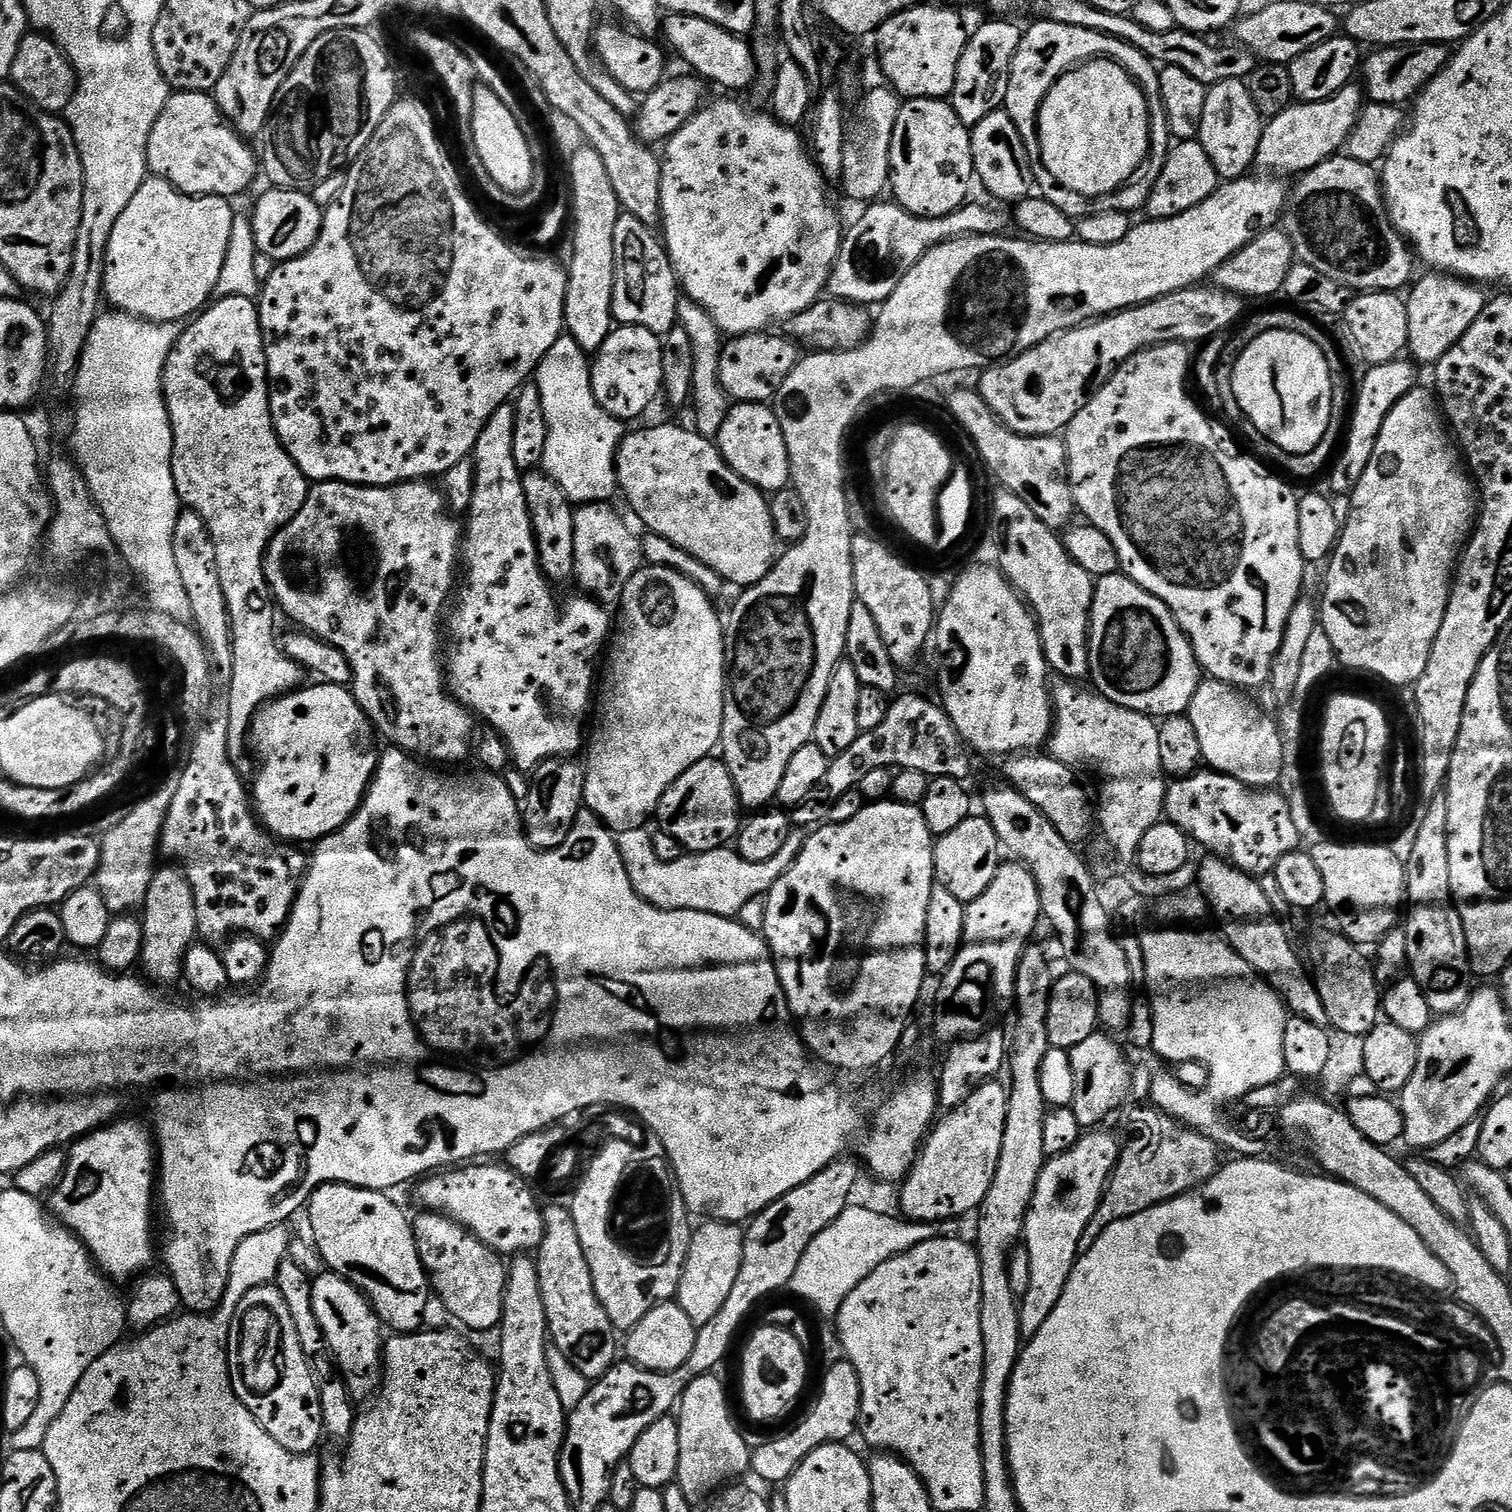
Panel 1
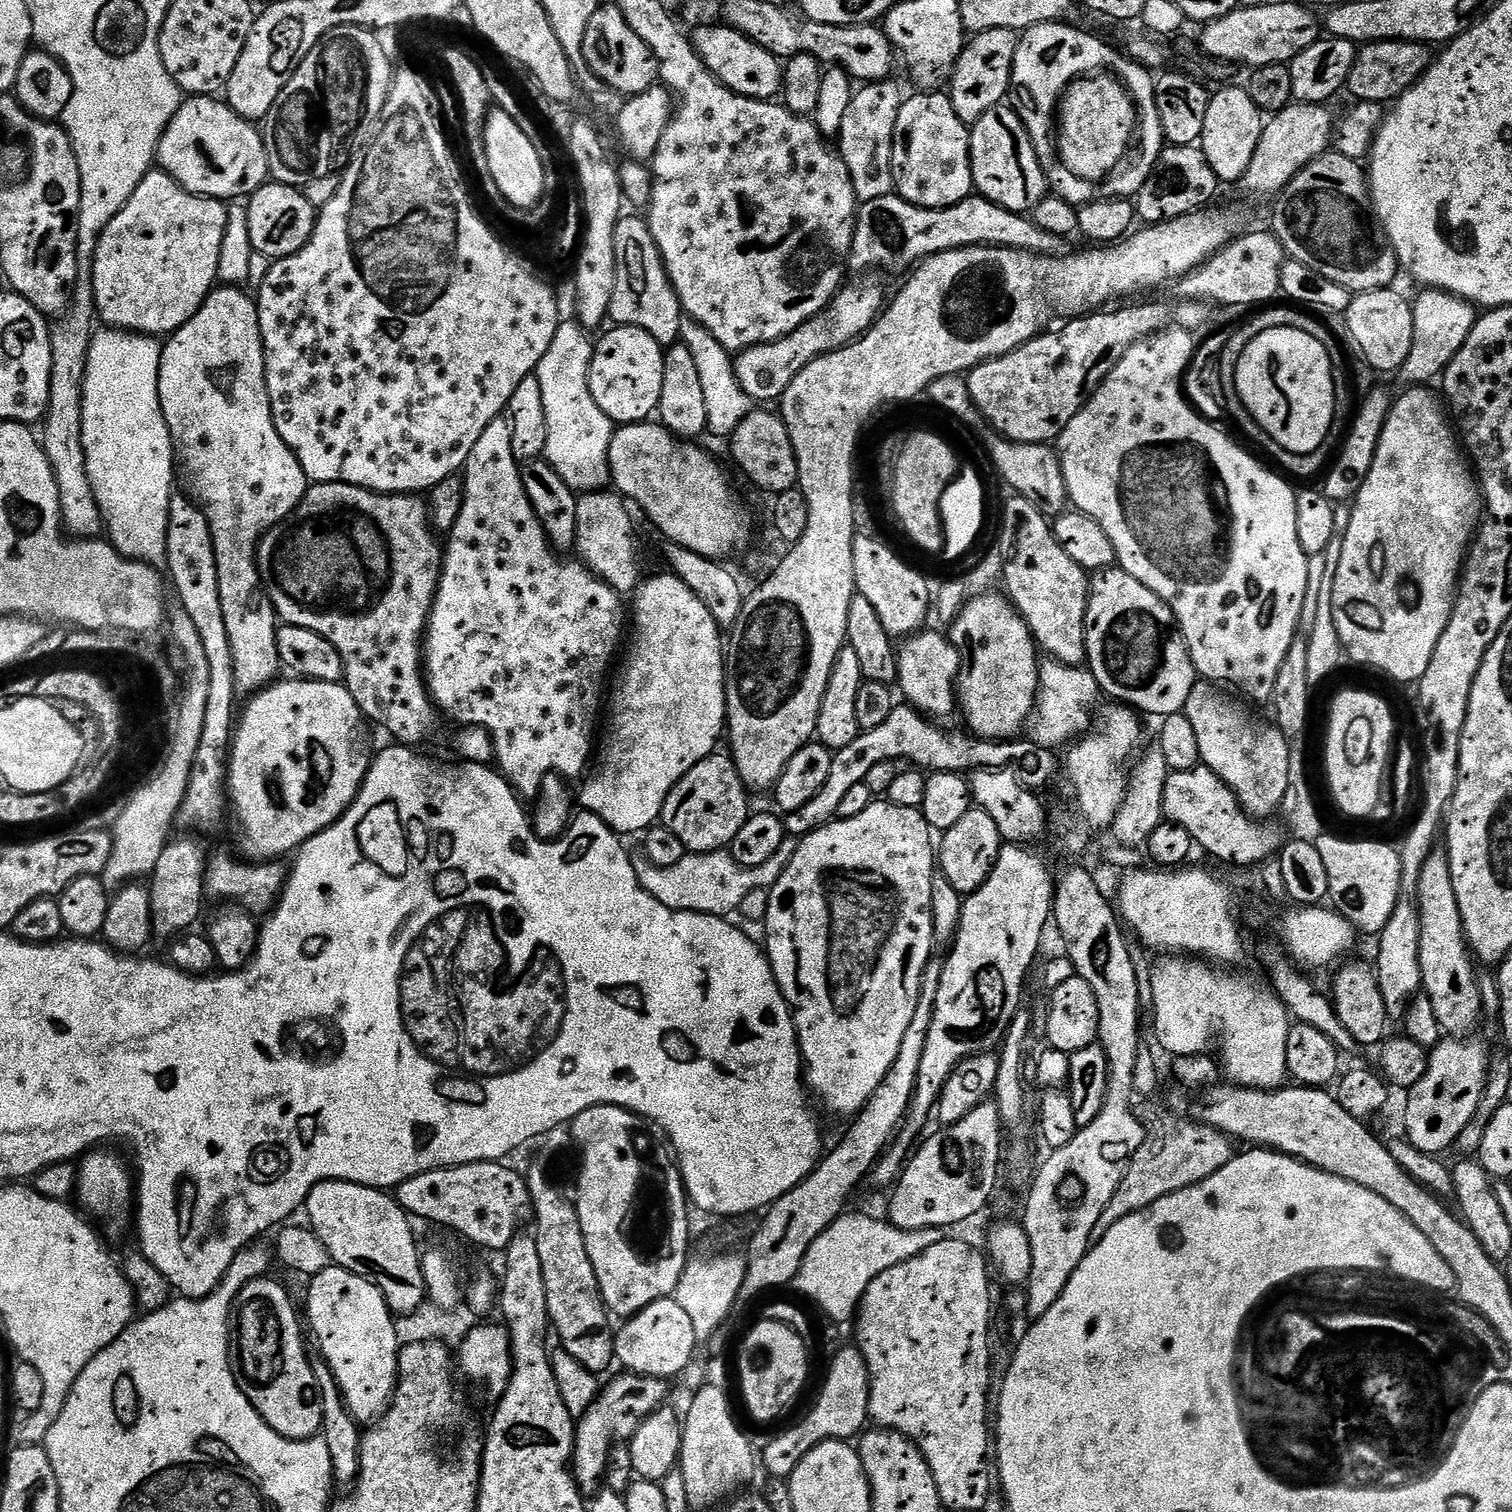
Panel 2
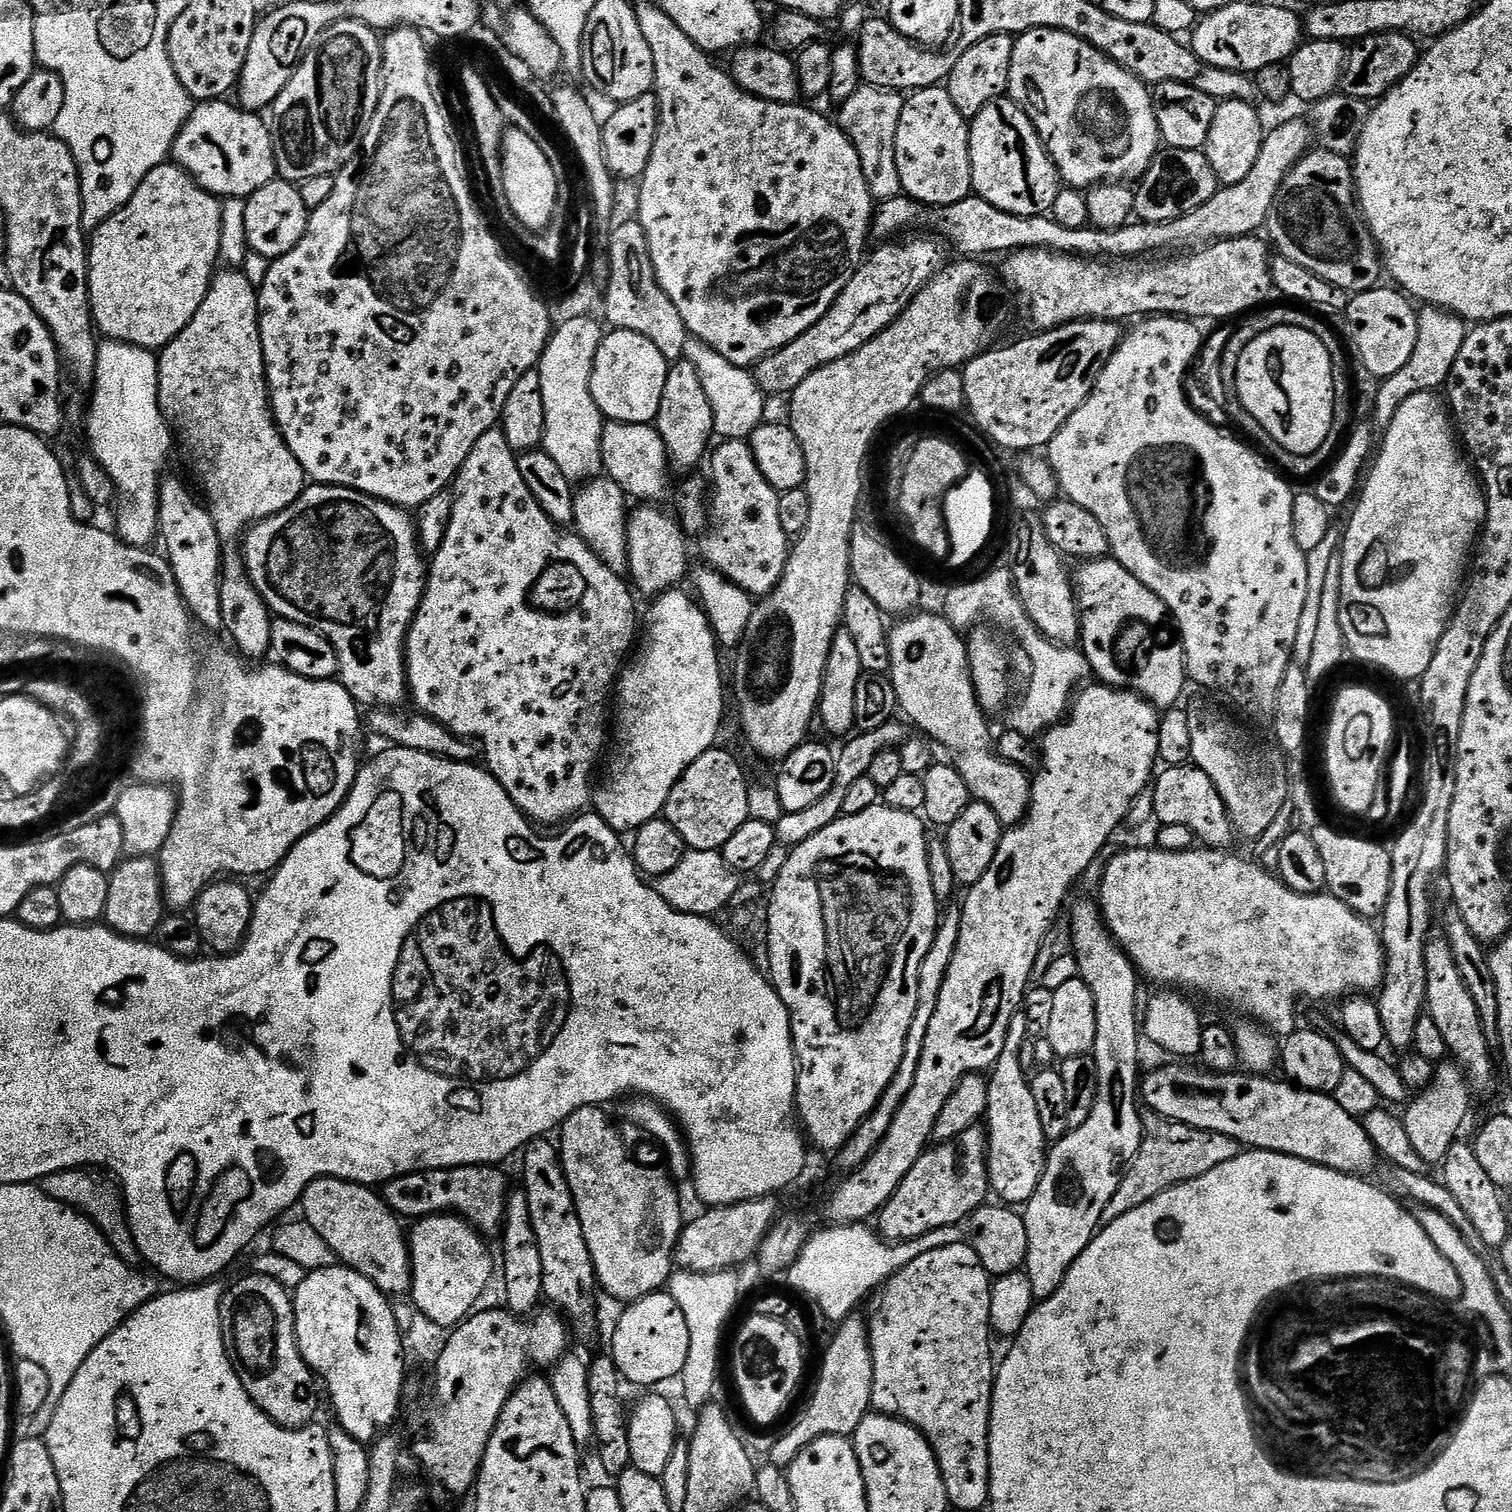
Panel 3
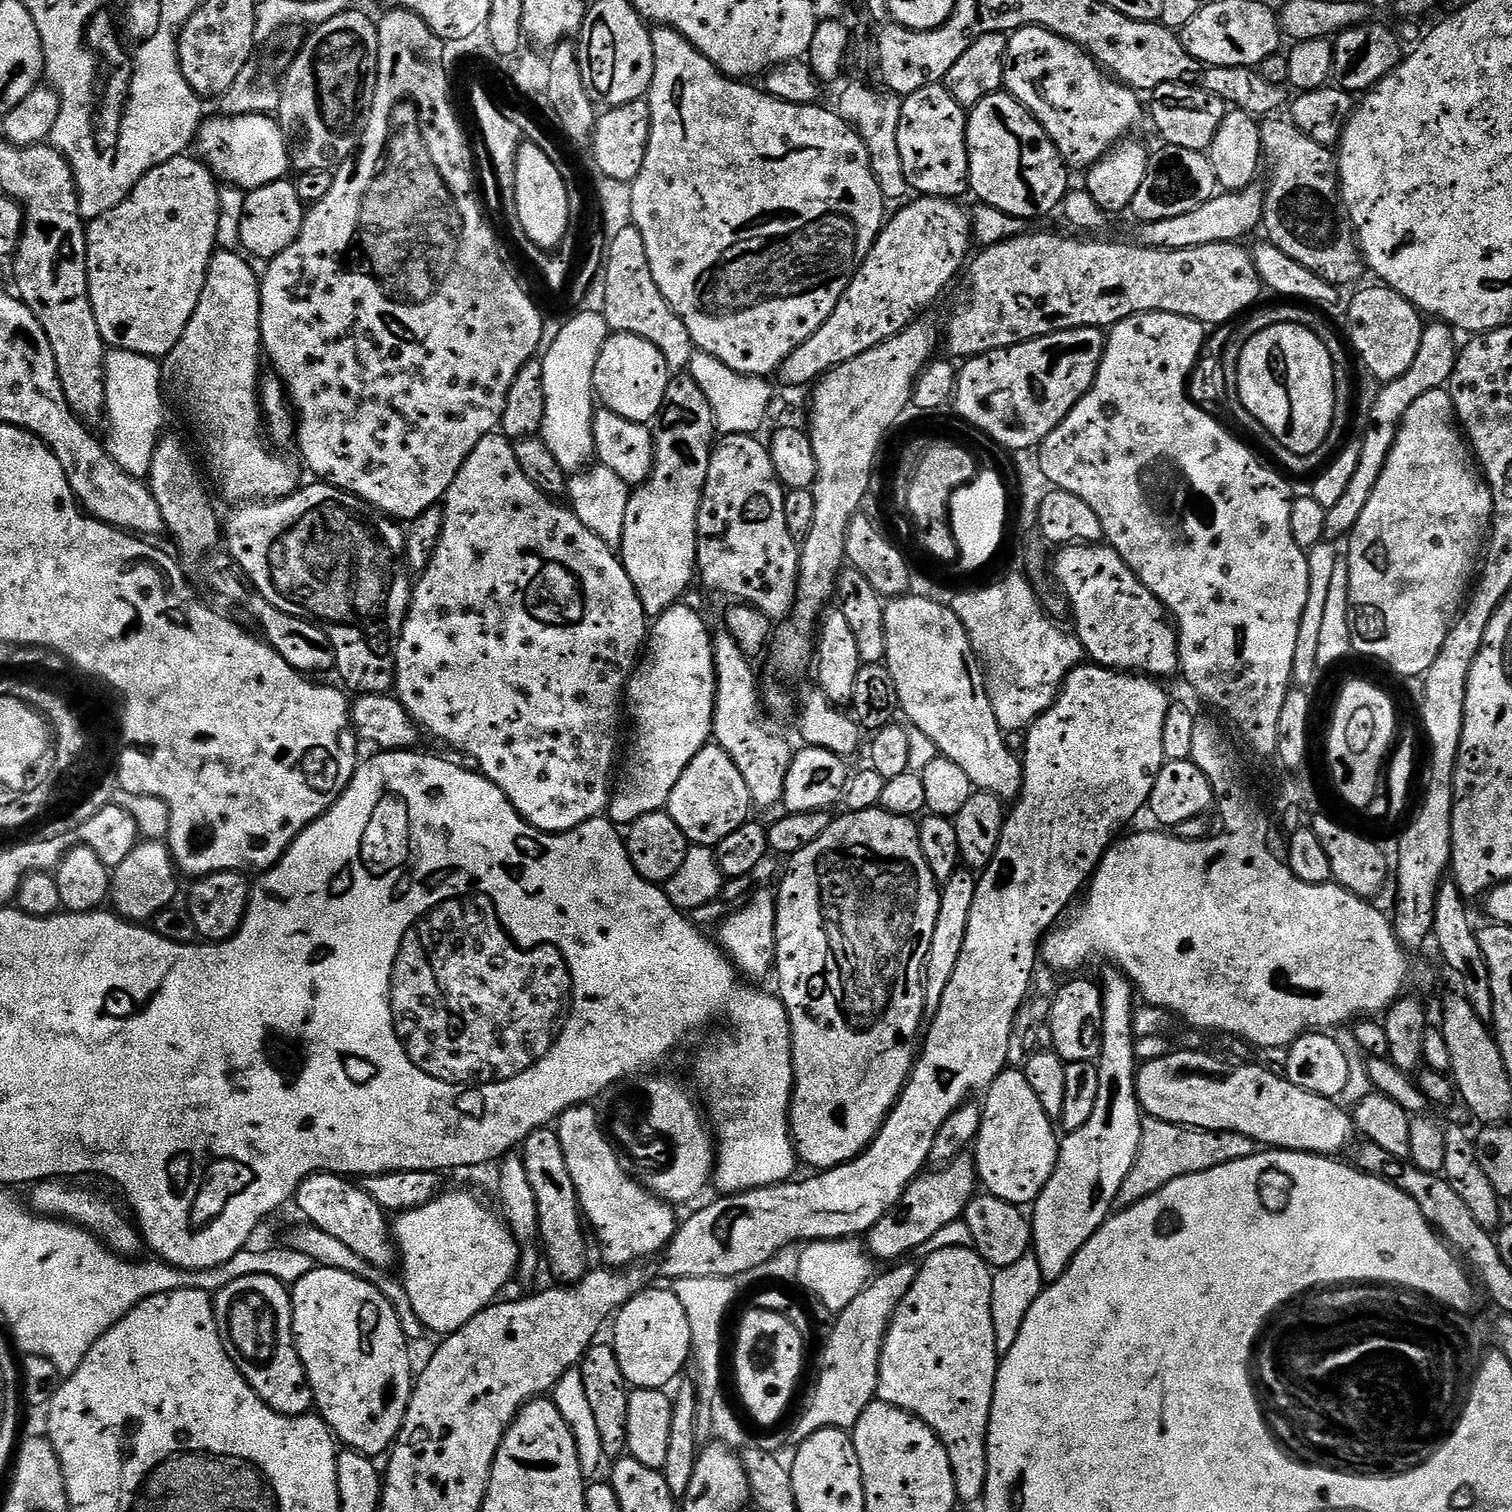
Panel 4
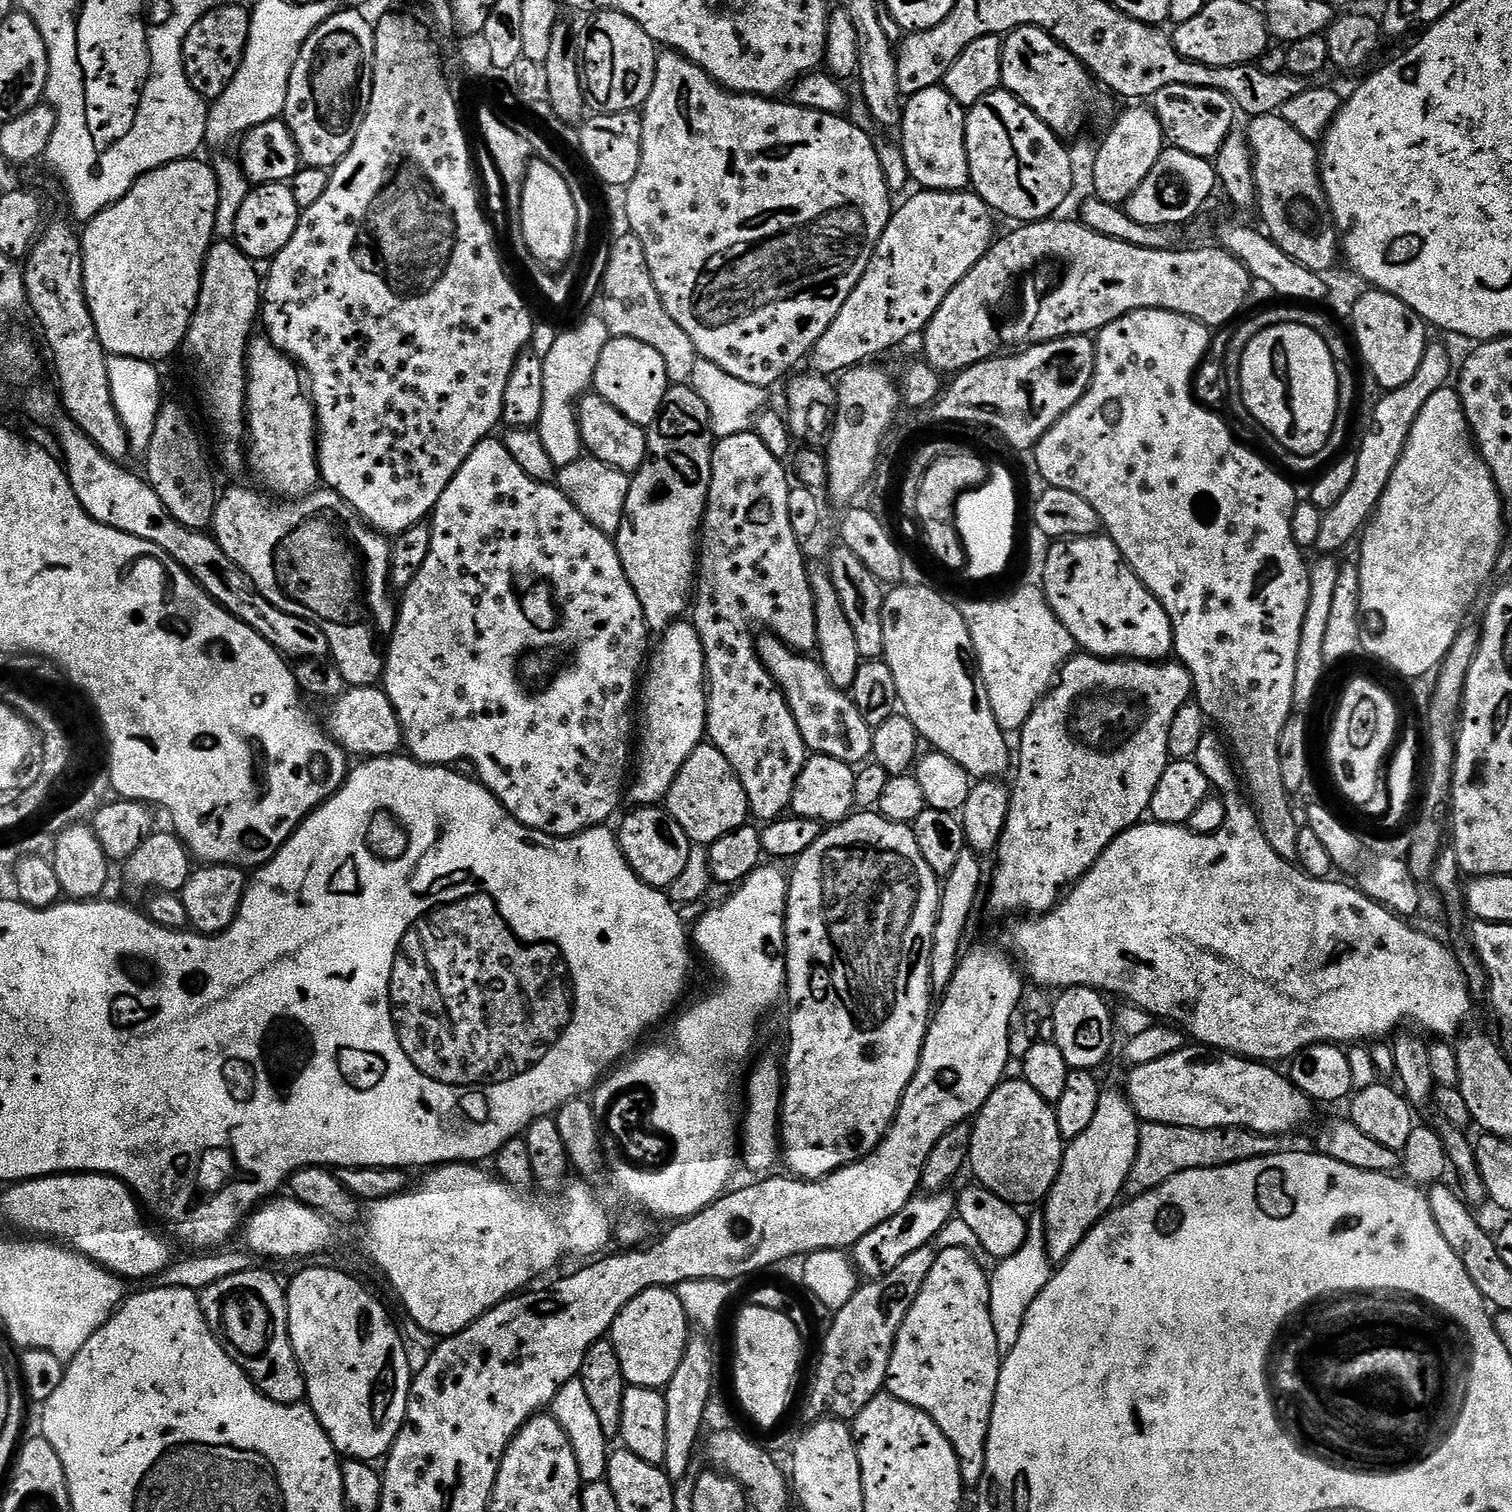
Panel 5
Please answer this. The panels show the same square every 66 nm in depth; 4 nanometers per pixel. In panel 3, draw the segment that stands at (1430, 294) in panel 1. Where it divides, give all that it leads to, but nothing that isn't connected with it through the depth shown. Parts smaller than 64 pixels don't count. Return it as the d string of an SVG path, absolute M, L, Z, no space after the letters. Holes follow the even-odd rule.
M1431 306L1421 307L1418 312L1418 342L1414 342L1414 354L1410 354L1410 362L1406 362L1406 366L1402 366L1398 374L1383 377L1379 381L1380 389L1376 392L1371 423L1380 430L1388 428L1398 406L1402 406L1406 398L1419 392L1436 392L1443 389L1448 383L1450 370L1454 370L1454 362L1458 359L1458 350L1462 350L1465 335L1465 321L1453 312Z

